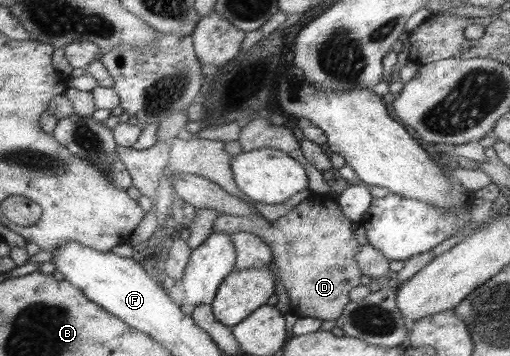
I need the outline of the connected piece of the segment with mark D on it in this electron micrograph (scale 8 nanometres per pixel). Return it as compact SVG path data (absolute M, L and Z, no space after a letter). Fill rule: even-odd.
M314 194L300 201L286 215L272 222L259 214L255 217L219 214L213 222L213 231L221 231L225 234L243 231L259 236L265 245L269 246L276 281L283 285L284 293L287 293L290 302L288 312L297 318L315 317L321 321L329 321L336 320L341 315L345 304L349 301L349 290L359 285L359 278L362 275L355 263L355 254L359 252L359 246L352 233L353 226L354 223L342 214L335 199L328 194Z

